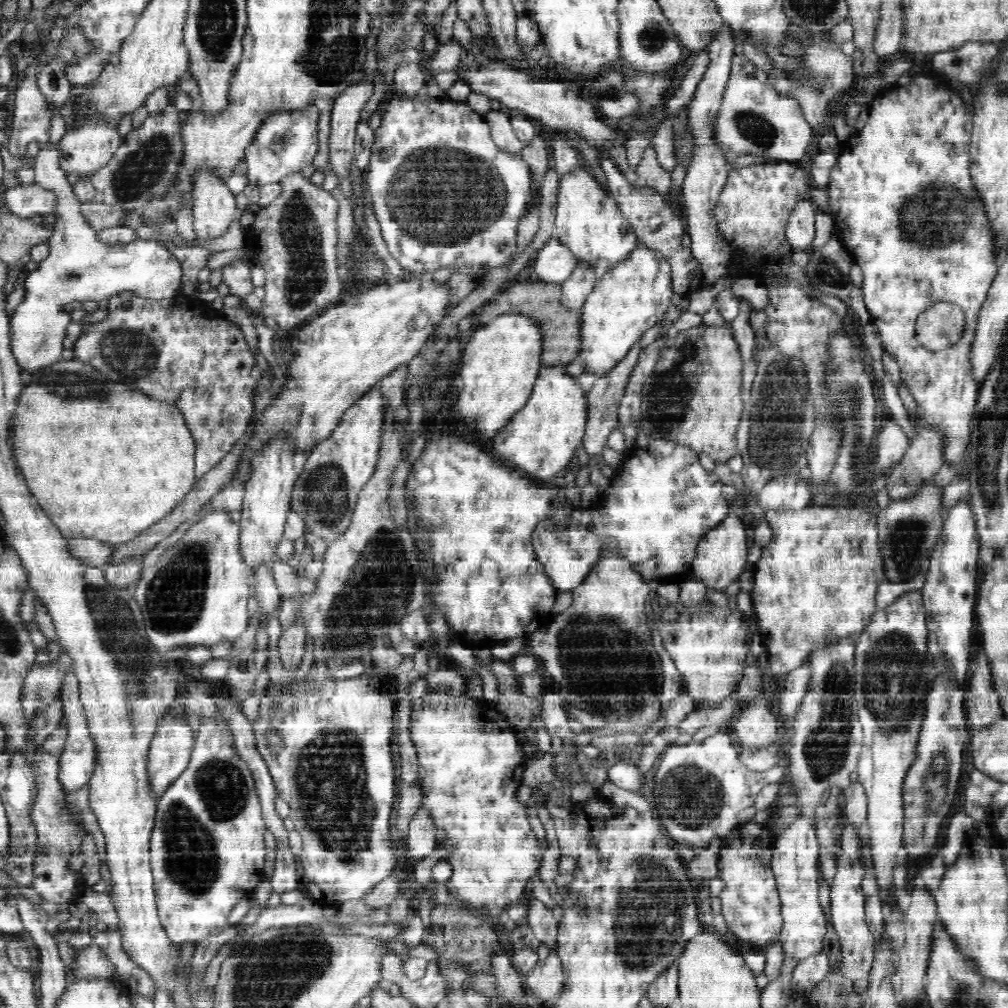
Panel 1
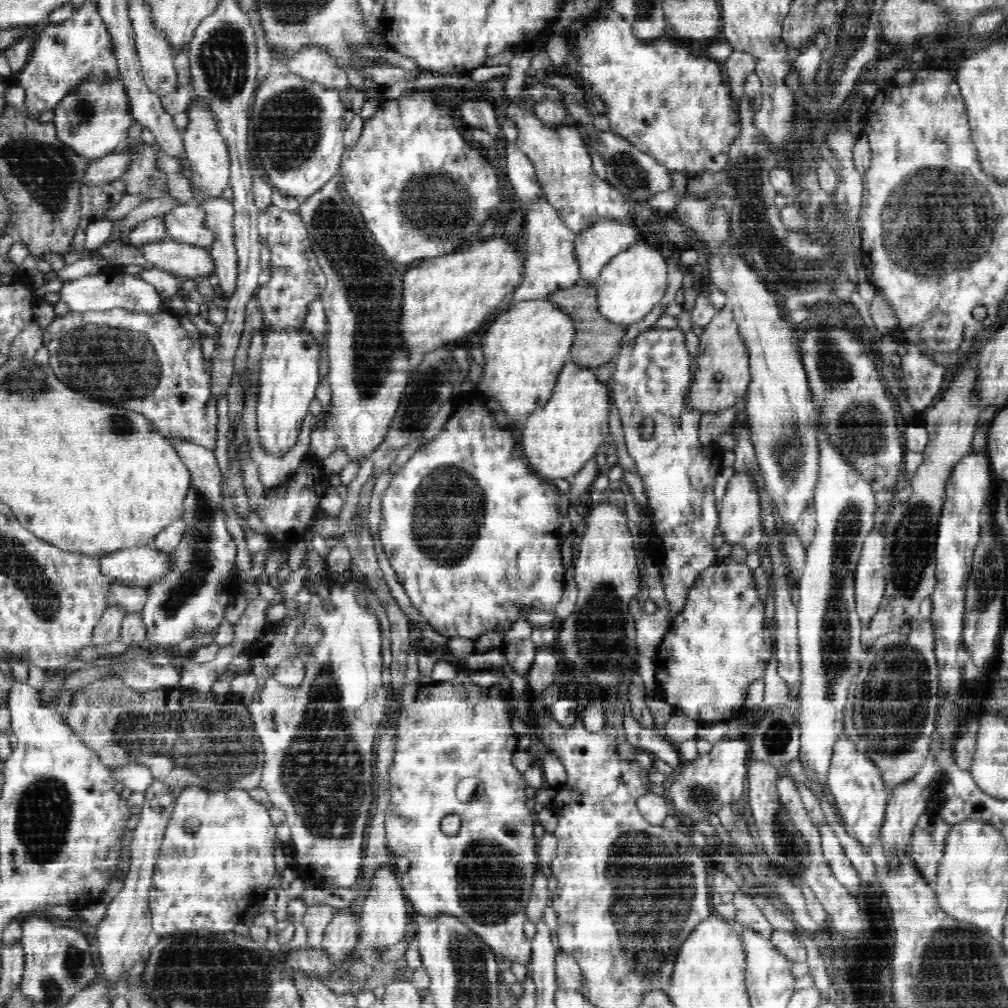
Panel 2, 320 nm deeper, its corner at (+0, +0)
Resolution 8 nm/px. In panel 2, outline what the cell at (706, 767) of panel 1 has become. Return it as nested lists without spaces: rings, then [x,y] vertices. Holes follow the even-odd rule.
[[[730,738],[717,740],[709,753],[698,755],[692,762],[683,761],[684,766],[666,784],[666,797],[670,800],[673,813],[677,816],[688,816],[692,821],[708,821],[711,812],[717,814],[721,806],[731,806],[740,800],[746,784],[746,760],[749,760],[749,755],[747,741]]]

